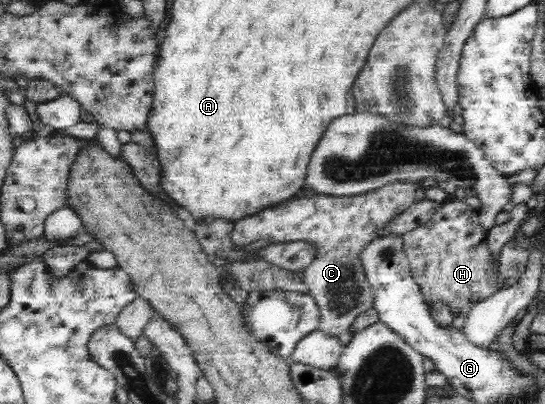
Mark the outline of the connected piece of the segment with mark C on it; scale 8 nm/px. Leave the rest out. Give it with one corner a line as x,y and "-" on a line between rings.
392,184
364,195
345,197
301,190
292,199
235,221
232,243
247,245
260,239
271,239
275,243
295,240
317,245
320,248
317,258
306,267
303,282
320,313
318,330
337,337
350,330
361,313
373,308
375,293
357,254
367,245
375,230
415,203
417,188
415,184

